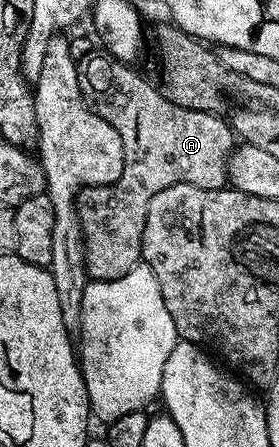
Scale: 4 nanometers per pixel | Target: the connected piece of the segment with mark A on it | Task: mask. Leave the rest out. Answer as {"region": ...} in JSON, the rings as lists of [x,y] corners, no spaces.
{"region":[[[106,53],[84,55],[78,60],[79,84],[83,99],[97,117],[109,121],[121,137],[125,153],[123,172],[115,183],[100,187],[84,187],[75,199],[77,217],[81,221],[81,233],[85,241],[85,269],[88,280],[113,281],[125,277],[140,266],[143,257],[145,213],[149,213],[149,201],[161,189],[169,189],[178,183],[197,185],[201,189],[223,189],[228,186],[227,162],[237,146],[237,136],[226,118],[209,111],[185,109],[169,101],[158,86],[155,87],[143,75],[138,75],[130,63],[122,63]]]}

